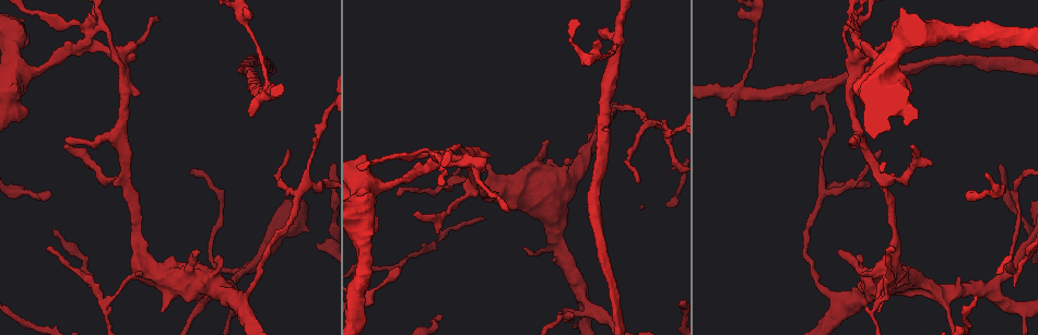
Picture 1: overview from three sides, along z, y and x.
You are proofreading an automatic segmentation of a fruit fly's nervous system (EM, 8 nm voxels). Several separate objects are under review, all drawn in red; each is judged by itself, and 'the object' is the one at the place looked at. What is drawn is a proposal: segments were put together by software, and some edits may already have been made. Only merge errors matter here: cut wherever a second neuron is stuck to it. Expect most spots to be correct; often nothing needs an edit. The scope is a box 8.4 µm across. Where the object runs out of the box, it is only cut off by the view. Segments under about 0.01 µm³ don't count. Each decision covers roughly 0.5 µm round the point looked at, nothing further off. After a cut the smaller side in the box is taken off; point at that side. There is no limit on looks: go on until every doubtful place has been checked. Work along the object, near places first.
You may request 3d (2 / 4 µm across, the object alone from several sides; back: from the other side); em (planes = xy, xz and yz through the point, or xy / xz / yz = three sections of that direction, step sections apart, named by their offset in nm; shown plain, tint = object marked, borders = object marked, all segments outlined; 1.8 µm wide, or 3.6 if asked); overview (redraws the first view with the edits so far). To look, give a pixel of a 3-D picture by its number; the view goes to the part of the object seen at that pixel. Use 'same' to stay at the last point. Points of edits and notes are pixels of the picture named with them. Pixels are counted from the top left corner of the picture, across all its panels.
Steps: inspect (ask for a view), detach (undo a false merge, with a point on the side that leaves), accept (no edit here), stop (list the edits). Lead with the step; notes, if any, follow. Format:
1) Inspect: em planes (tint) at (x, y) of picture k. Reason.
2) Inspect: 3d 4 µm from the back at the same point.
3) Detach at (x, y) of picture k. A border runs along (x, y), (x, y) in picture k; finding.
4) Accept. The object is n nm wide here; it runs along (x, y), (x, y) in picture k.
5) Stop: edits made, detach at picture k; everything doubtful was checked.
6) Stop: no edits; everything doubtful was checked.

Inspect: em planes (tint) at (85, 48) of picture 1. Arms run side by side.

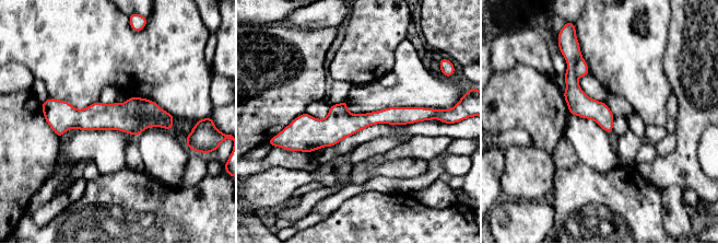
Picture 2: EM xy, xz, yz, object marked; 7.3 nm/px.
Detach at (577, 101) of picture 2. The part that leaves runs along (424, 116), (293, 127) in picture 2; two neurons meet here.

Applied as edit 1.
Inspect: em yz step 8 (tint) at (120, 66) of picture 1. Three arms meet.

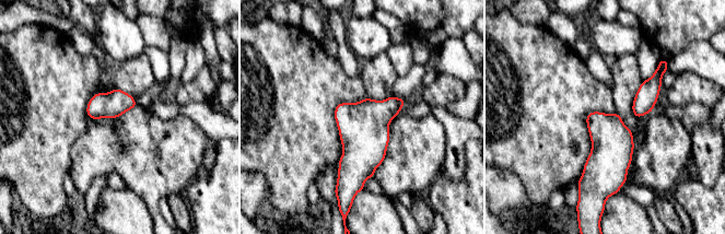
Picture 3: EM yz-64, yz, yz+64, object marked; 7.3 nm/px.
Inspect: em xz step 4 (borders) at the same point. Another direction.

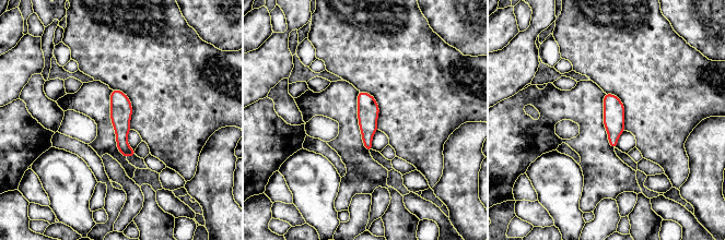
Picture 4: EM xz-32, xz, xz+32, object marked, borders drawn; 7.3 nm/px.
Accept. The object is 160 nm wide here; it runs along (114, 92), (121, 143), (132, 153) in picture 4; continuous, no second neuron.

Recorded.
Inspect: em xy step 16 (tint) at (264, 93) of picture 1. Sudden change in width.

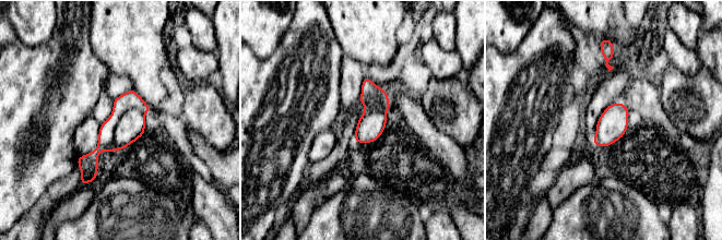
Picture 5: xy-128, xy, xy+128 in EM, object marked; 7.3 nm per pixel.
Detach at (130, 99) of picture 5. The object is 200 nm wide here; a border runs along (139, 108), (117, 122), (114, 150) in picture 5; a second neuron is stuck on.

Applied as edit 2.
Inspect: overview.

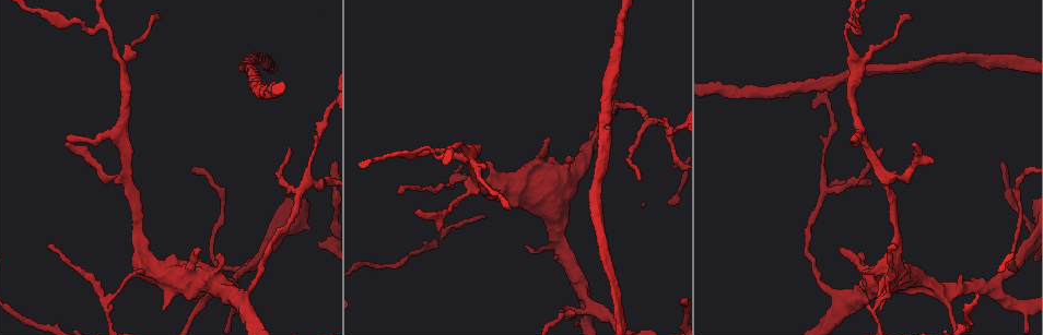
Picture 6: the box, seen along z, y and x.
Inspect: 3d 4 µm at (887, 179) of picture 6. Three arms meet.

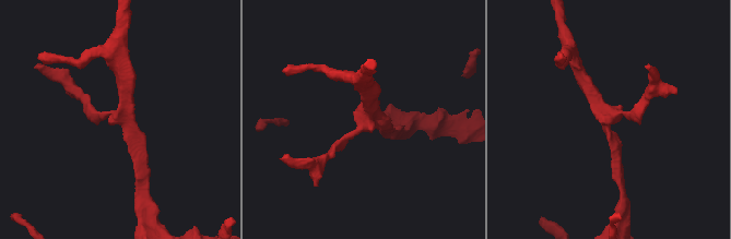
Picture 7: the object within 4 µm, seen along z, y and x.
Inspect: em planes (tint) at (123, 116) of picture 7. 3 arms meet here; now the EM.

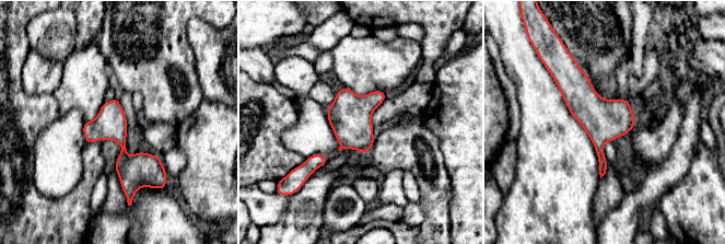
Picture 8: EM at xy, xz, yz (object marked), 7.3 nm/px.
Accept. The object is 240 nm wide here; it runs along (572, 67), (599, 119), (601, 172) in picture 8; continuous, no second neuron.

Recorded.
Inspect: 3d 4 µm at (996, 283) of picture 6. Looks like a crossing.

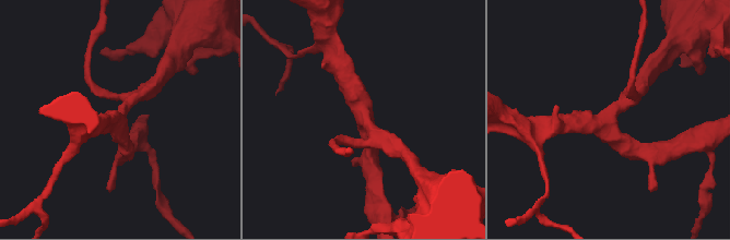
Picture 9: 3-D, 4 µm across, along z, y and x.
Inspect: em yz step 16 (tint) at (120, 120) of picture 9. 4 arms meet here; need the tissue.

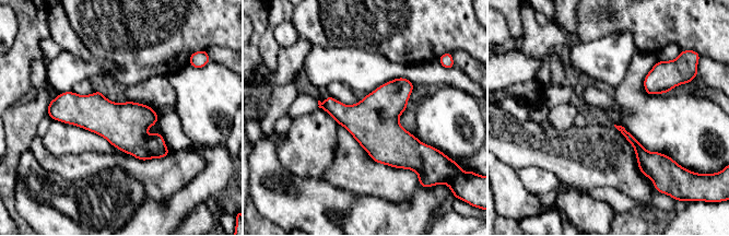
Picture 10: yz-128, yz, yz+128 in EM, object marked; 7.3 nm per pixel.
Inspect: em planes (tint) at the same point. Another direction.

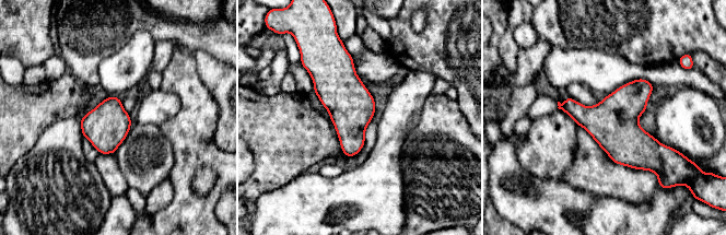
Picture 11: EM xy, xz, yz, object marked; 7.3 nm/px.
Accept. Continuous, no second neuron.

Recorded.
Stop: edits made, detach at picture 2, detach at picture 5; everything doubtful was checked.

